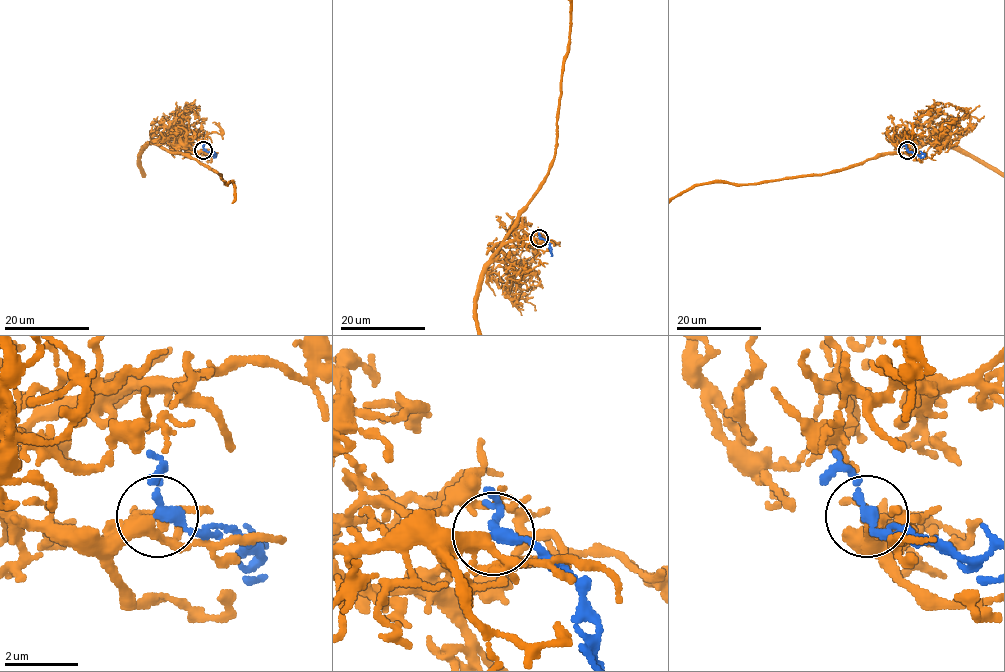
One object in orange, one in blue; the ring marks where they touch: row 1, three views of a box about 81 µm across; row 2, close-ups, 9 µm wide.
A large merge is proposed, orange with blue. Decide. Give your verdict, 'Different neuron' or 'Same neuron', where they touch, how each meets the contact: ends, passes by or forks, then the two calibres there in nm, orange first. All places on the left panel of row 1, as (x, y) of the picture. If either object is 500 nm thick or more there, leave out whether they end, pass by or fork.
Same neuron. Place: (203, 150). At the ring orange forks. At the ring blue passes by. Thickness 280 nm (orange) against 260 nm

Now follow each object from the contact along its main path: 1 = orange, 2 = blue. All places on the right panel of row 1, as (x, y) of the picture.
1: (907, 150), (907, 143), (900, 144), (893, 152), (824, 174), (753, 184), (693, 185)
2: (907, 150), (925, 156)

